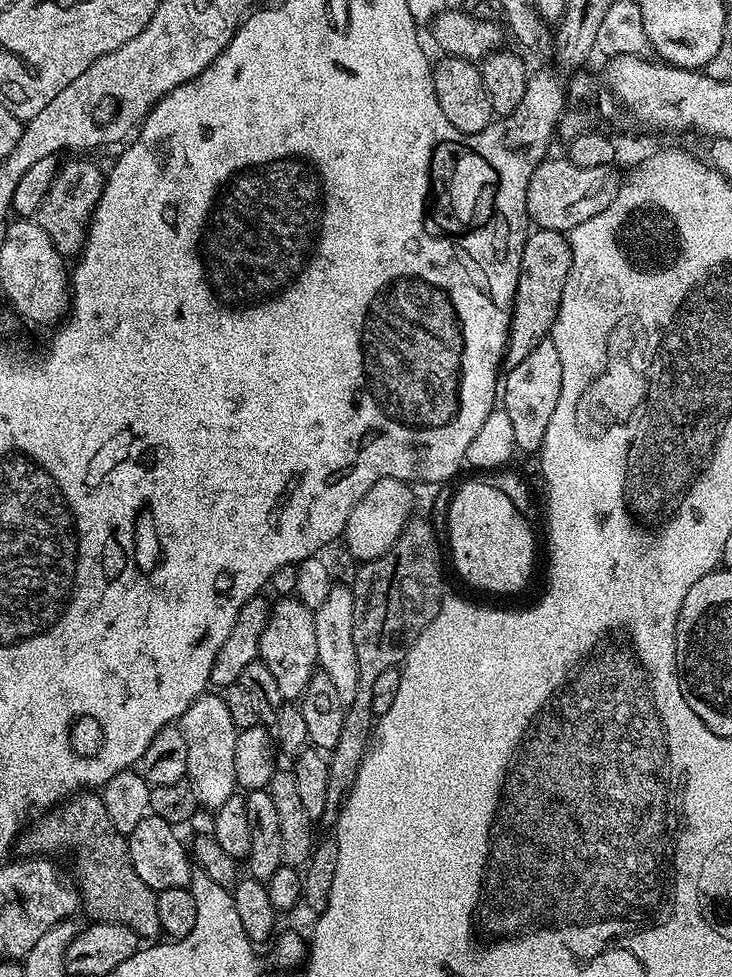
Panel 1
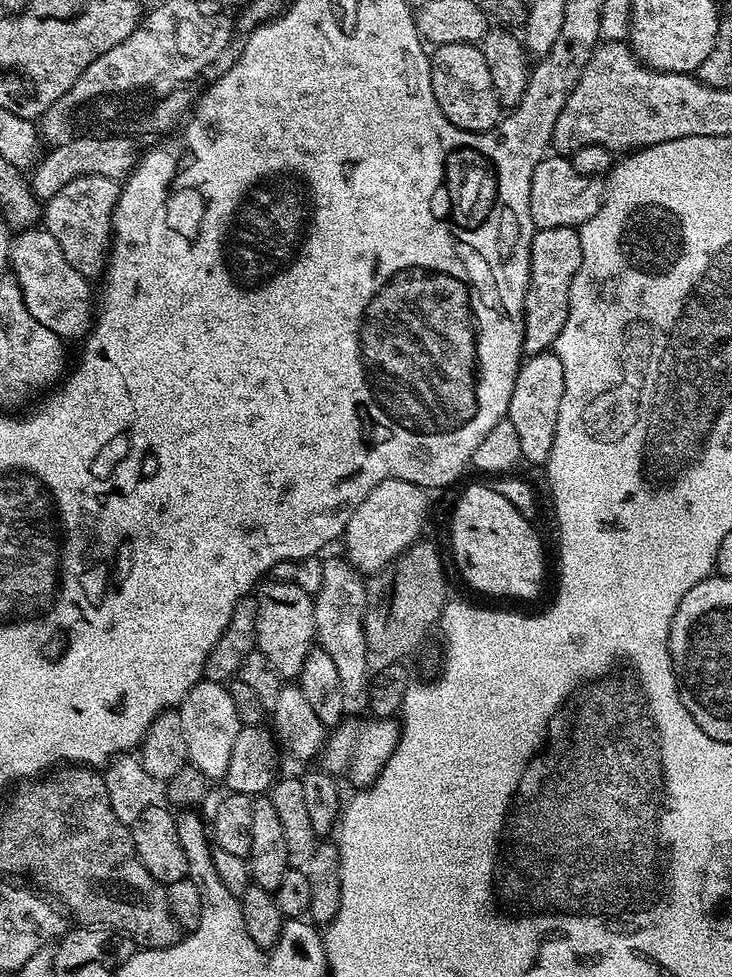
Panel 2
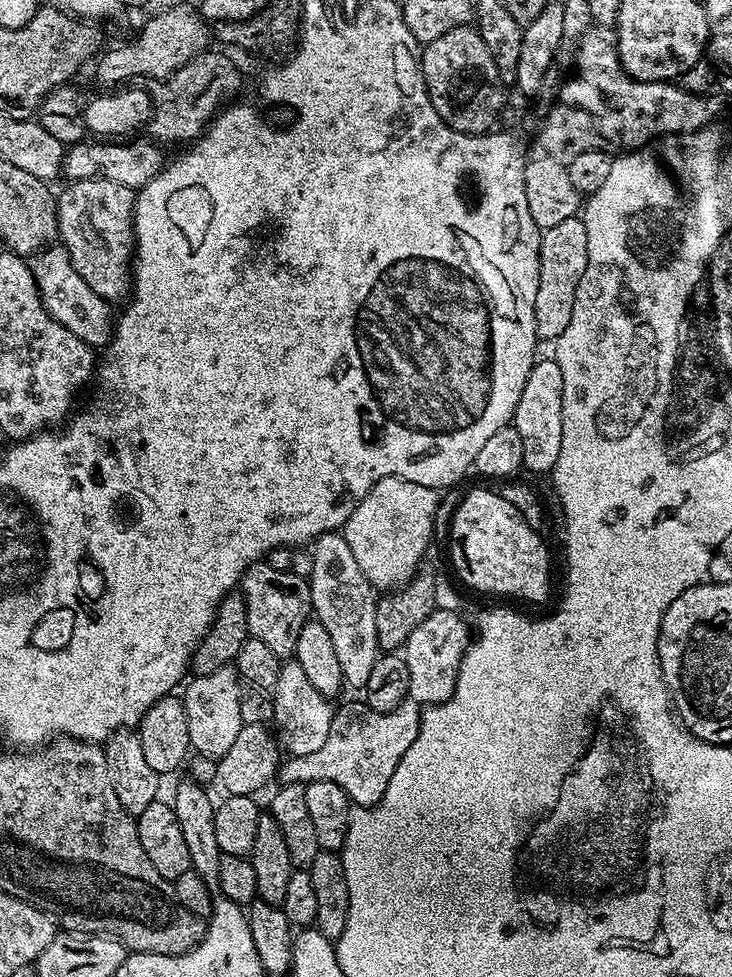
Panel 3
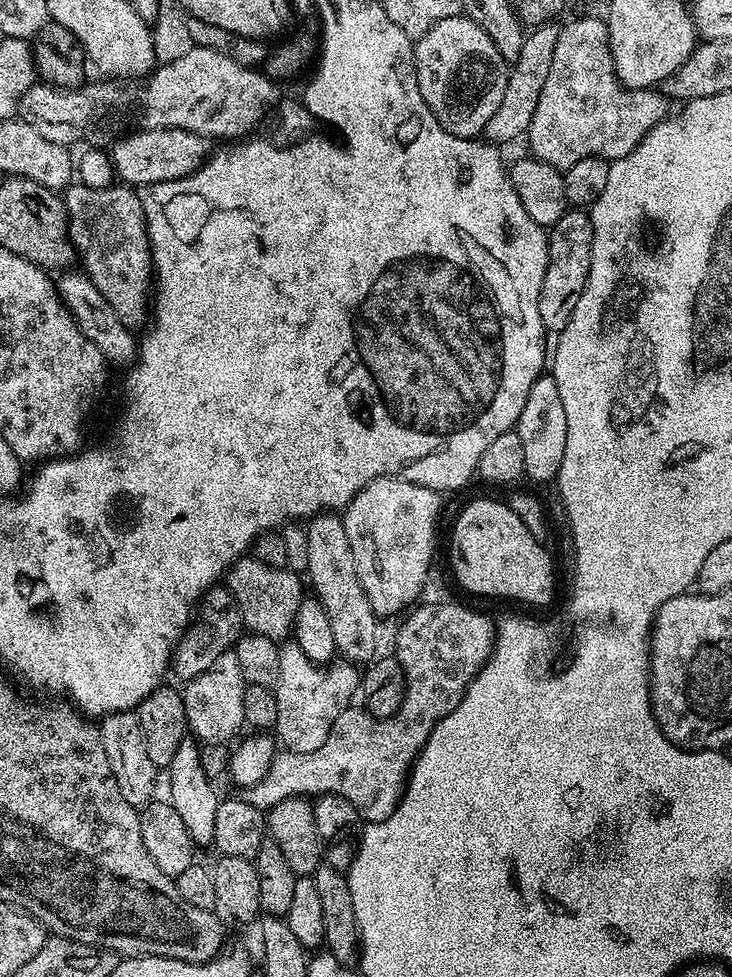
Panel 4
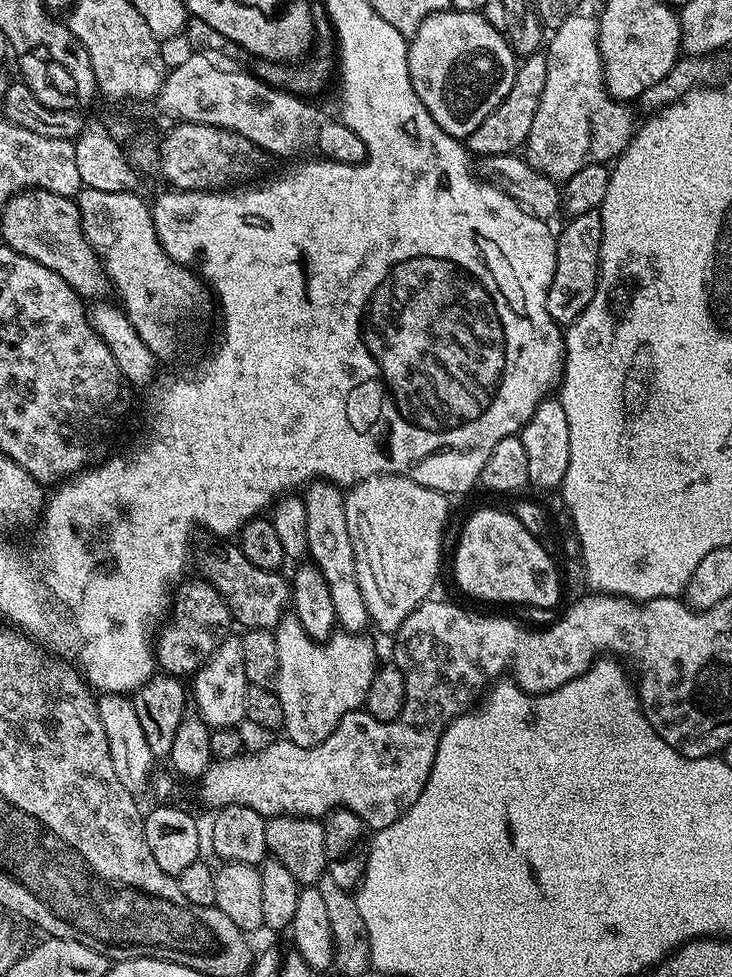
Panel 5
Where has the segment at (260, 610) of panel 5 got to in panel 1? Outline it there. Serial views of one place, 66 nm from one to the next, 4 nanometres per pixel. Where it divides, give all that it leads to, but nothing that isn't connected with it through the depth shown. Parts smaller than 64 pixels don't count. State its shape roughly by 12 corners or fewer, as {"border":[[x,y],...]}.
{"border":[[271,605],[258,659],[281,701],[303,696],[316,663],[314,612]]}

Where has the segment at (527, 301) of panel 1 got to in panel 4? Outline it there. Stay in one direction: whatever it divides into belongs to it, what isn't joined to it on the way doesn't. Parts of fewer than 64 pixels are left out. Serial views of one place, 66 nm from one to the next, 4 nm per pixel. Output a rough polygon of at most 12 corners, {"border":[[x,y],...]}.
{"border":[[565,212],[548,232],[538,314],[558,334],[588,281],[592,218]]}

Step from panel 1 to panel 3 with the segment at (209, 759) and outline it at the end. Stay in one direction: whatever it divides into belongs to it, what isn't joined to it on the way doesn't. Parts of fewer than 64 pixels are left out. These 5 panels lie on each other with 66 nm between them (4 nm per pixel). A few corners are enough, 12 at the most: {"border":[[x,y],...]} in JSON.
{"border":[[232,666],[183,685],[188,742],[219,758],[244,726]]}

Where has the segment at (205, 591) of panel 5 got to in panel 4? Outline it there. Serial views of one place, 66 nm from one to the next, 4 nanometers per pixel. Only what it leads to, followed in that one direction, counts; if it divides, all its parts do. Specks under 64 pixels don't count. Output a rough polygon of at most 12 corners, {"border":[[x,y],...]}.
{"border":[[226,586],[204,593],[172,649],[180,682],[206,674],[245,631]]}

